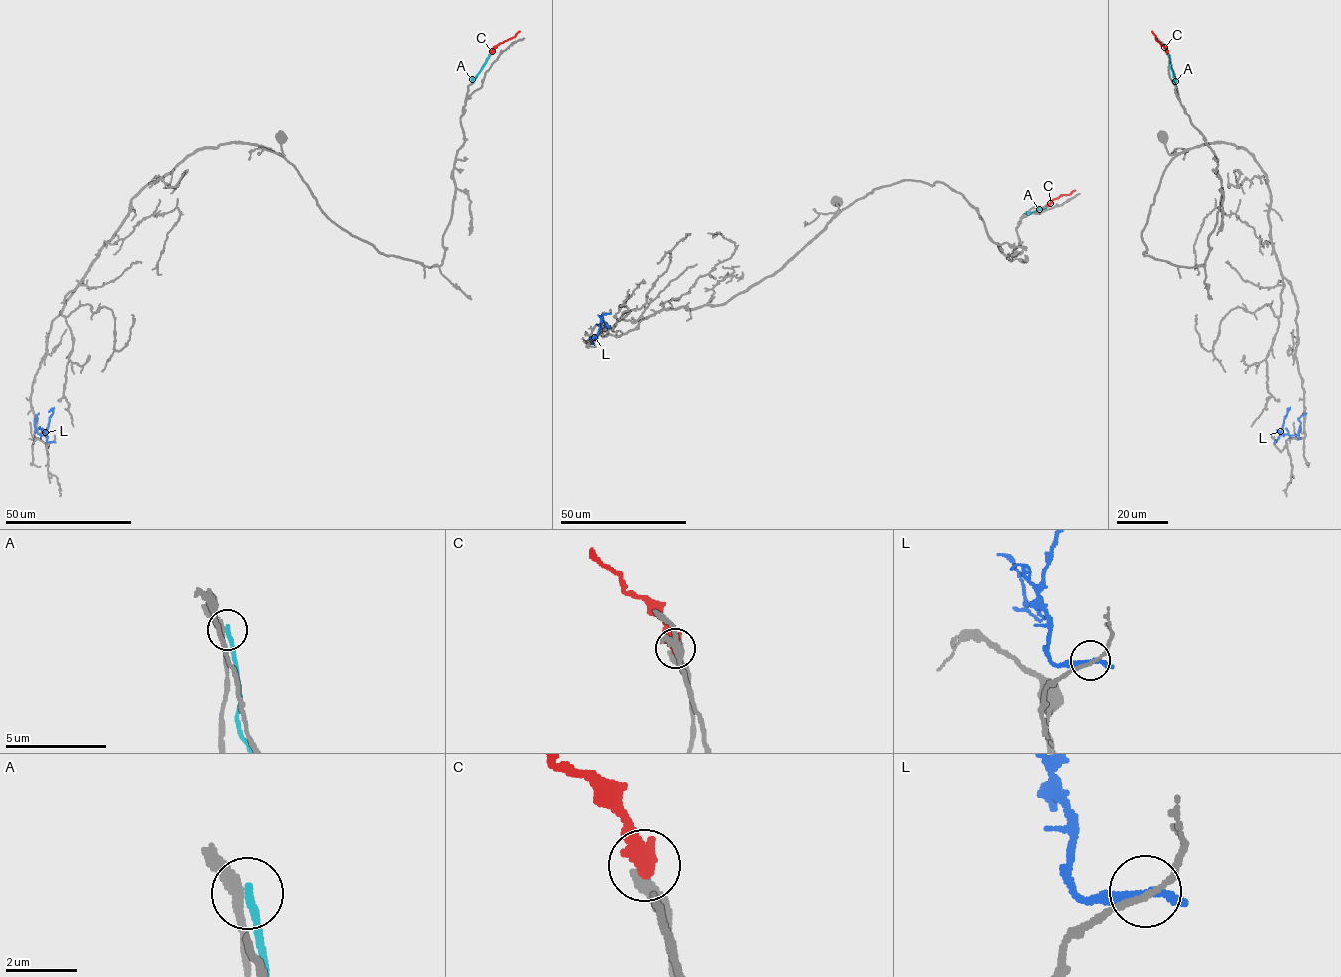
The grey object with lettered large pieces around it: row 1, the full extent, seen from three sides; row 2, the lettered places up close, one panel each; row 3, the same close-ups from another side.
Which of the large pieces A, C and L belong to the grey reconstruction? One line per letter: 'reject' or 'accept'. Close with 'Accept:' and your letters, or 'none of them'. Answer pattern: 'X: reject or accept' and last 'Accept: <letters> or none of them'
A: reject
C: accept
L: reject
Accept: C

